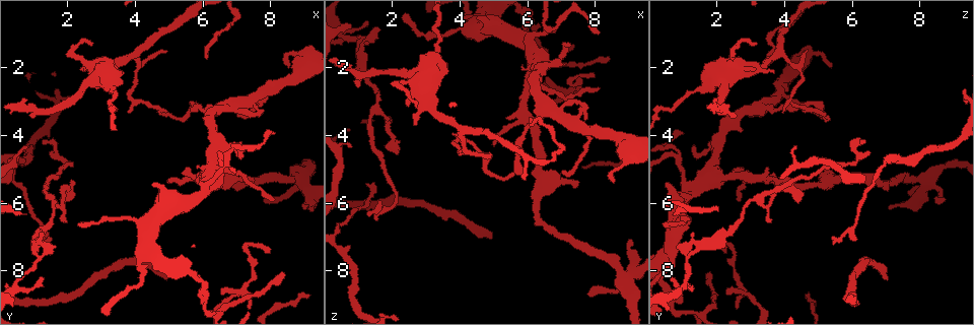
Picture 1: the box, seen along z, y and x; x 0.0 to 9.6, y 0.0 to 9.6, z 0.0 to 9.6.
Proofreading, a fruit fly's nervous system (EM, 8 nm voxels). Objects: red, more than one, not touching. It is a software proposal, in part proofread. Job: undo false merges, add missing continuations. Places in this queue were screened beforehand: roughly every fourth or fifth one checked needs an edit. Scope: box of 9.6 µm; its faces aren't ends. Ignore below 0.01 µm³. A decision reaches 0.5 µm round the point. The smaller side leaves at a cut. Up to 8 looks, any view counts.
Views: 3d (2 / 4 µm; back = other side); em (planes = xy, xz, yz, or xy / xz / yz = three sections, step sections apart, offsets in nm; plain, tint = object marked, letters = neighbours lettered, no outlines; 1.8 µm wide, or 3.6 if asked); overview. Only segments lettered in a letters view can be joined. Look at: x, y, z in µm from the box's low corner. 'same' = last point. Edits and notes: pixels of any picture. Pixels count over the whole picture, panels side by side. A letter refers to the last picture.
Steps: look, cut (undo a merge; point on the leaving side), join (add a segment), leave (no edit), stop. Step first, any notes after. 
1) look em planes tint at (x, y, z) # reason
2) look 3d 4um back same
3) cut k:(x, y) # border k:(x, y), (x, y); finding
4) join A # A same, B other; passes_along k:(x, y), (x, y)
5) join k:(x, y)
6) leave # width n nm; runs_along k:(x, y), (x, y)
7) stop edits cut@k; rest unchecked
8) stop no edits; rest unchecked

look em yz step 16 tint at (1.90, 5.60, 3.90) # abrupt turn

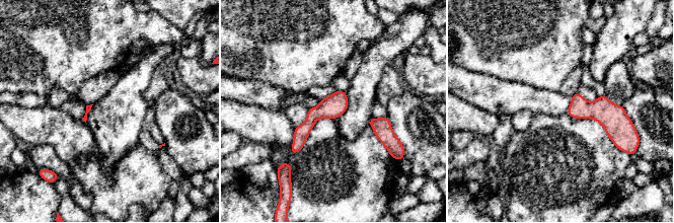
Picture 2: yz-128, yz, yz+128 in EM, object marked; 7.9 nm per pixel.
look em planes letters same # another direction

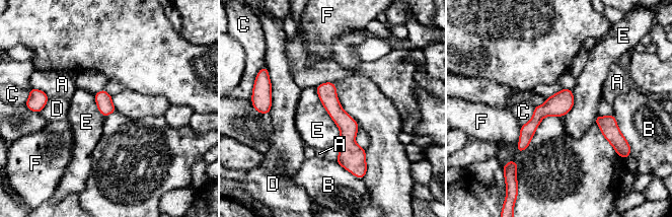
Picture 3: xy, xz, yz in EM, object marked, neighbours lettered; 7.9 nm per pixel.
leave # A other, B other, C other, D other, E other, F other; runs_along 3:(324, 85), (347, 125), (348, 166); one neuron here

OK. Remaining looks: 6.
look em yz step 16 tint at (0.80, 6.35, 0.85) # free end

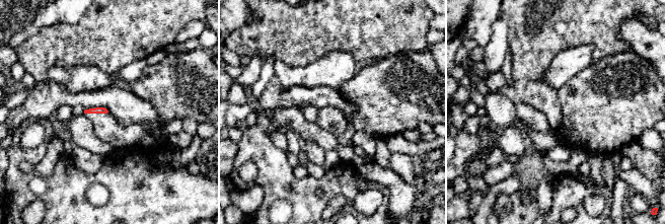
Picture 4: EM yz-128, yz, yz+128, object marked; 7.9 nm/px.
look em xy step 4 letters same # cut it another way

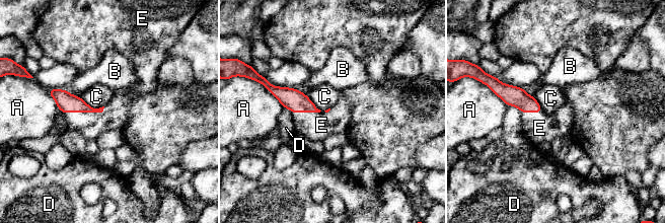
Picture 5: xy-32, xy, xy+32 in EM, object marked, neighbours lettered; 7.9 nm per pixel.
join E # A other, B other, C other, D other, E same; the neuron continues

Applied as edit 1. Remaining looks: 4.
look 3d 4um at (3.20, 2.30, 1.85) # side arm on a straight run

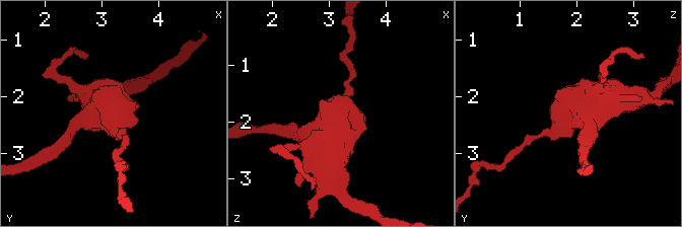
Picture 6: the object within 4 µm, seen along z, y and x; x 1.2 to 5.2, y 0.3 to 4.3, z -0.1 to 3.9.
look em 3.6um planes tint at (3.25, 2.35, 1.85) # arms 3

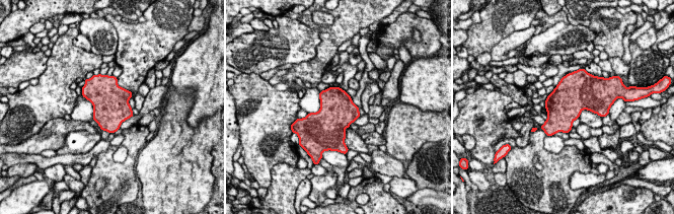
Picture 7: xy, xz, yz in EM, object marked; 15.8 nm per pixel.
look em 3.6um planes letters same

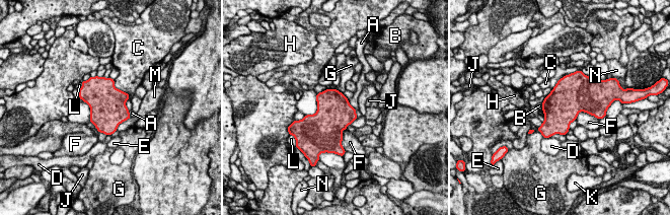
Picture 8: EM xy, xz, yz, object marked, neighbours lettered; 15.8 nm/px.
leave # width 550 nm; A other, B other, C other, D other, E other, F other, G other, H other, J other, K other, L other, M other, N other; border 8:(597, 118), (580, 112), (575, 120); one neuron here

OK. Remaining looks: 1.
stop edits join@5; rest unchecked

